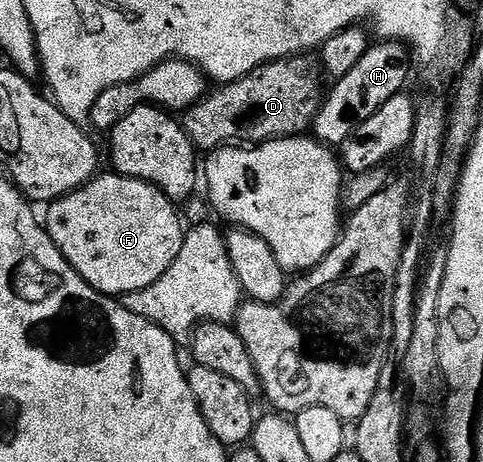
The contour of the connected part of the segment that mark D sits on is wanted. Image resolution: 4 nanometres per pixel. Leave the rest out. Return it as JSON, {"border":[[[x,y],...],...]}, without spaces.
{"border":[[[297,56],[292,61],[281,58],[278,62],[268,62],[239,80],[224,83],[214,94],[206,93],[183,114],[184,128],[194,147],[201,152],[212,152],[230,144],[260,144],[274,138],[304,135],[323,103],[319,83],[293,82],[293,66],[301,70],[305,60]]]}

